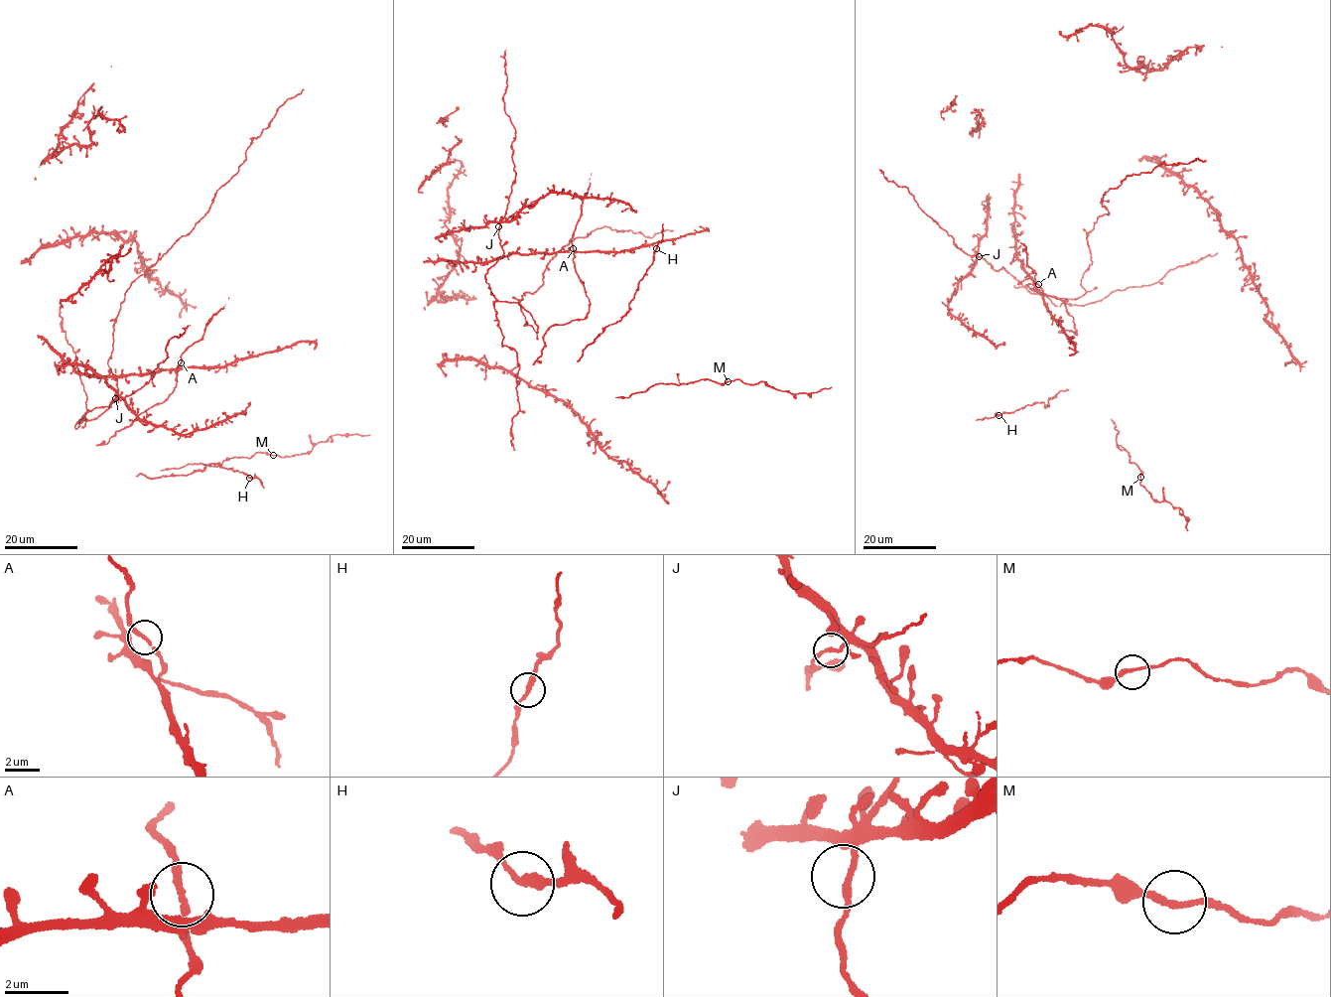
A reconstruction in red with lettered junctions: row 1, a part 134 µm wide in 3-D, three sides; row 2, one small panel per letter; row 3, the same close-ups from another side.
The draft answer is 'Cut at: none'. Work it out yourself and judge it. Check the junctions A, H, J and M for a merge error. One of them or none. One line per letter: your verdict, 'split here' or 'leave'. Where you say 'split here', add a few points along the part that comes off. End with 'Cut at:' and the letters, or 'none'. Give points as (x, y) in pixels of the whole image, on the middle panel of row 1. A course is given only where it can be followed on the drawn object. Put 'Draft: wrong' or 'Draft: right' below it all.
A: leave
H: leave
J: leave
M: leave
Cut at: none
Draft: right

